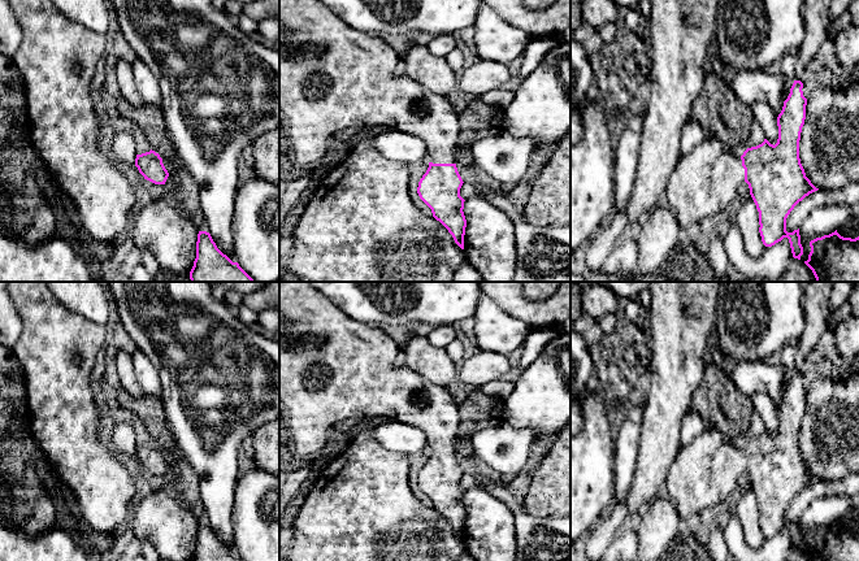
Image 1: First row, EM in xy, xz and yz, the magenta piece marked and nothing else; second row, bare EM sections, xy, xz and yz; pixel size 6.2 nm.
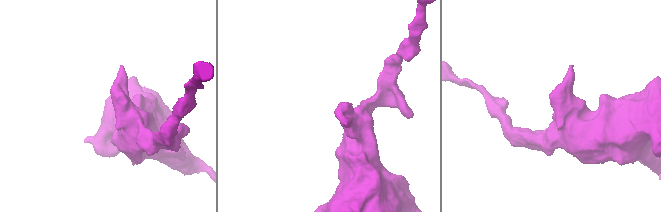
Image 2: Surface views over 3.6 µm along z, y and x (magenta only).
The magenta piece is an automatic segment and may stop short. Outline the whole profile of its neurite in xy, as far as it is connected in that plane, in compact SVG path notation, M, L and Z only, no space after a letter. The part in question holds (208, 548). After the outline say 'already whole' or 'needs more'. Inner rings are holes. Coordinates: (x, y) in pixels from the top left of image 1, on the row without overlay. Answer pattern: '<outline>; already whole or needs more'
M199 522L196 532L196 549L191 561L243 561L224 545L207 522Z; already whole

